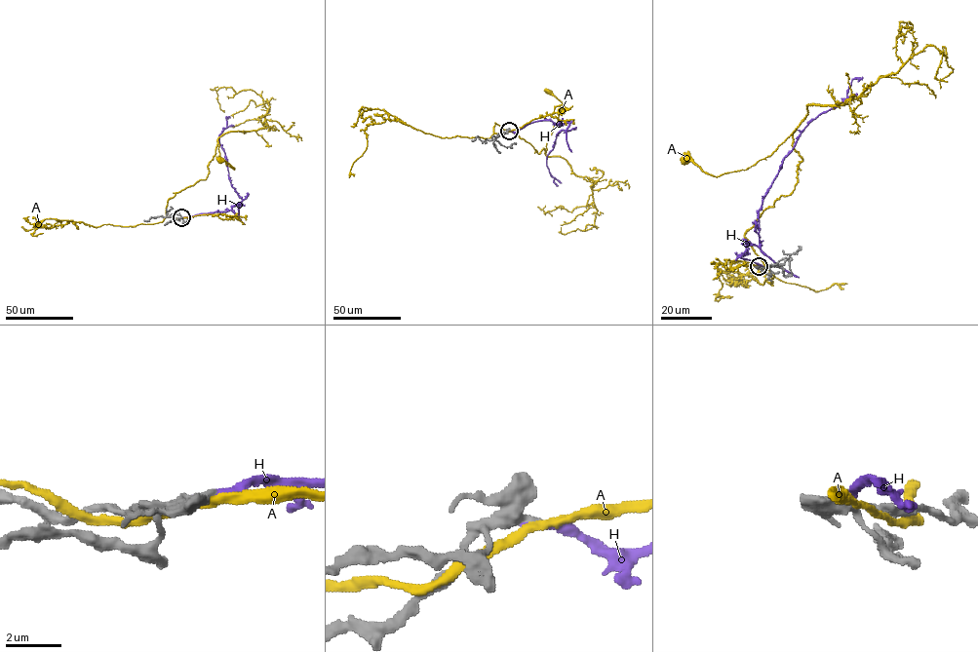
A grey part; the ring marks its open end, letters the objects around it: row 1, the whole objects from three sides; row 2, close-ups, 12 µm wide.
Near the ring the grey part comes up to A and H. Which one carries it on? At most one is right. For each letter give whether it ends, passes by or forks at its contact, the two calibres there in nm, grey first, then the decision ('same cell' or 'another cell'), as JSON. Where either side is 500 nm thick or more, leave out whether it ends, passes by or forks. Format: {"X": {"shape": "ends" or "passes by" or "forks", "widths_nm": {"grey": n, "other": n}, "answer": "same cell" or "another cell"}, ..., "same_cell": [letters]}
{"A": {"widths_nm": {"grey": 500, "other": 280}, "answer": "another cell"}, "H": {"widths_nm": {"grey": 500, "other": 200}, "answer": "same cell"}, "same_cell": ["H"]}

